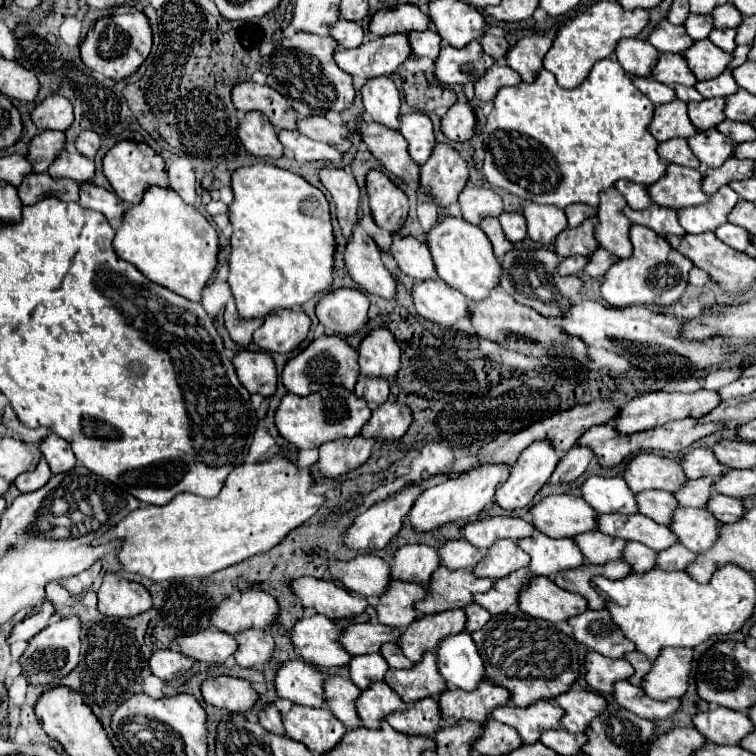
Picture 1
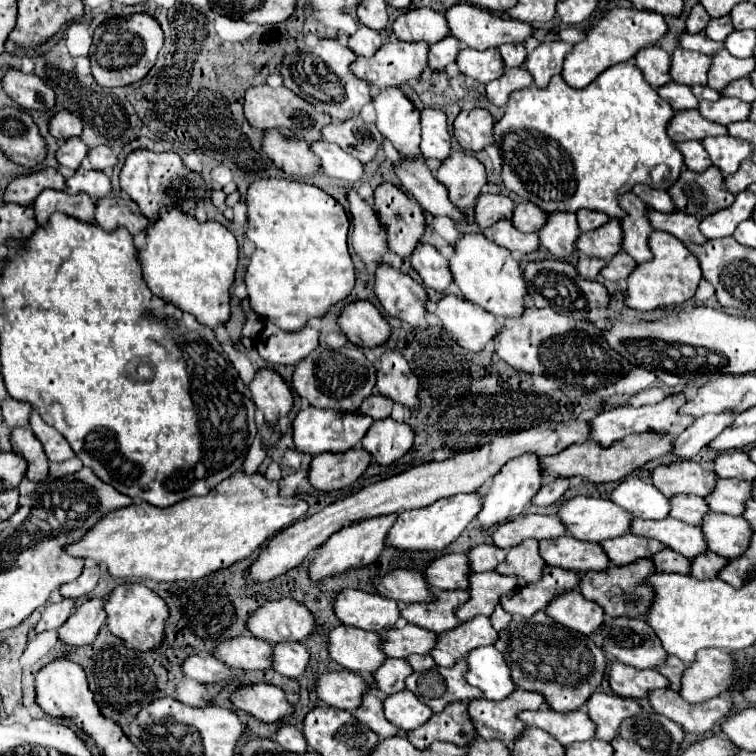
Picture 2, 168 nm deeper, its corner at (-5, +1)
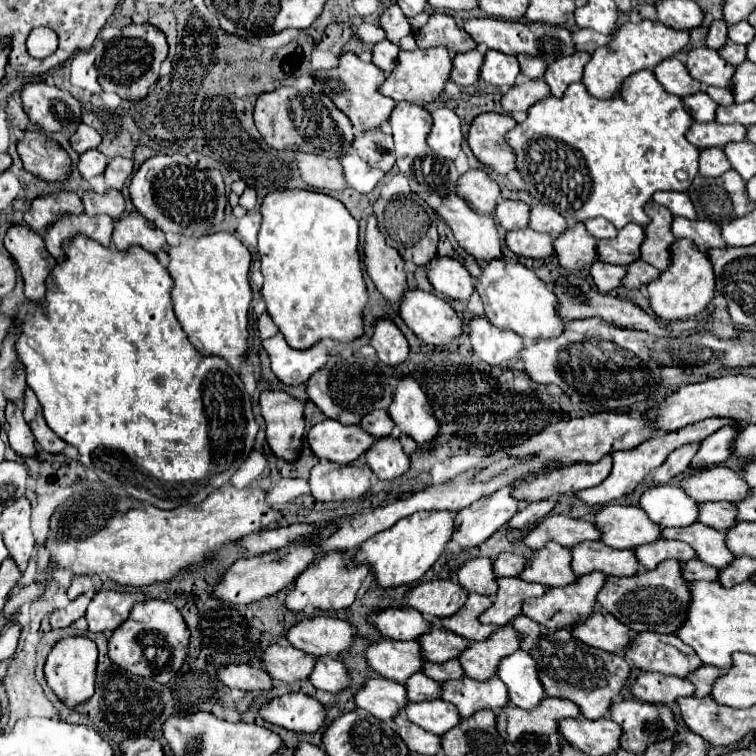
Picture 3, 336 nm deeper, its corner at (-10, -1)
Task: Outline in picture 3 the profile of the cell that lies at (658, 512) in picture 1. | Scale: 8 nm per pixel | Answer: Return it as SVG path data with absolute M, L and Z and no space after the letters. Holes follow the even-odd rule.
M731 502L699 504L699 522L715 530L729 530L733 524L737 524L737 504Z

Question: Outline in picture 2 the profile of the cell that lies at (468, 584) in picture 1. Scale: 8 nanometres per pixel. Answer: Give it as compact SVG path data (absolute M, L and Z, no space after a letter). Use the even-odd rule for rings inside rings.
M470 572L468 576L468 592L470 592L470 600L466 604L462 604L462 608L458 608L456 616L458 620L470 620L472 616L484 614L490 616L494 606L498 604L498 598L502 594L510 594L518 588L518 578L516 576L504 576L498 572L480 572L474 574Z

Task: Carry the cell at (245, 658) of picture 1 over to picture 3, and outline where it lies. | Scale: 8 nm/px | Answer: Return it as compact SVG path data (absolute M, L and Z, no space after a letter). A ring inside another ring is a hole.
M317 658L317 664L315 664L315 670L313 674L309 676L309 682L319 688L319 690L327 690L331 694L337 694L337 692L343 692L345 688L349 688L351 684L351 678L349 678L349 668L335 660L335 658Z

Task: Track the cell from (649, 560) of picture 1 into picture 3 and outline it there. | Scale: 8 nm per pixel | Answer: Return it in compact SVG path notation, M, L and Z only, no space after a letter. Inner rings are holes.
M699 558L689 560L683 564L683 576L687 582L697 582L697 580L707 580L707 582L717 582L719 578L719 568L707 566Z

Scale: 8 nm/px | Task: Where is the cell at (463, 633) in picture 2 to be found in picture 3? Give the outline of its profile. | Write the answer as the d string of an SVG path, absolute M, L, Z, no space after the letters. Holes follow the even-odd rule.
M503 626L495 634L491 634L489 640L483 642L471 642L471 646L459 656L459 662L465 668L465 676L485 680L497 676L499 662L507 656L519 650L521 636L515 628Z

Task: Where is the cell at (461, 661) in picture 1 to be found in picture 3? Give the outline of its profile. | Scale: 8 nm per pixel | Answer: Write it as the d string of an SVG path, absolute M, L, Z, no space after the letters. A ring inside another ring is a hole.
M517 650L501 660L499 678L509 688L511 704L519 708L535 708L547 696L537 670L537 662L523 650Z

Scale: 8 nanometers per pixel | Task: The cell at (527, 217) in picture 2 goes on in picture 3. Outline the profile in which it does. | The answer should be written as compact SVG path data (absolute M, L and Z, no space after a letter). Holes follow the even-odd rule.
M535 204L531 210L529 228L535 232L545 232L545 234L557 238L559 234L563 234L563 230L567 230L567 220L561 214L557 214L551 206Z

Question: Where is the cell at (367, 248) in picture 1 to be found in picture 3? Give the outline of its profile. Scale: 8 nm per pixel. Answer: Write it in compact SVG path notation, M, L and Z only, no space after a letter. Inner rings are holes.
M411 288L399 306L403 322L425 342L447 346L463 334L463 320L443 298Z

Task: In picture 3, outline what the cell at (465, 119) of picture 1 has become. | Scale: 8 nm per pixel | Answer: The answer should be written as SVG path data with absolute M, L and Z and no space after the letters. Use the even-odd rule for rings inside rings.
M487 112L479 114L469 130L467 142L475 158L499 176L507 176L517 168L515 152L505 142L505 134L513 130L515 124L517 122L509 114Z

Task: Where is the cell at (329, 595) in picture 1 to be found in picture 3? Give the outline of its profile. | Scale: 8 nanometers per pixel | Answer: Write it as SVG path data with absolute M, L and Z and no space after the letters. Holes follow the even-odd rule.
M413 608L381 610L377 614L371 614L369 622L375 624L383 636L393 640L417 640L433 628L431 622Z

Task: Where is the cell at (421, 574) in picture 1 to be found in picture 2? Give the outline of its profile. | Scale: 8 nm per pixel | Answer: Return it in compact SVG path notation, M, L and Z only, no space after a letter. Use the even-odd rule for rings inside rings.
M442 554L424 568L424 576L434 590L466 590L468 572L464 554Z

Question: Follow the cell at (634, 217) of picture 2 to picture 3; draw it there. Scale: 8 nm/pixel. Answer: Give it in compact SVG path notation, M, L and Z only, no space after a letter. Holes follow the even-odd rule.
M657 202L647 204L647 216L651 224L645 226L645 242L641 246L641 258L659 270L671 266L671 246L675 242L671 234L671 210L659 206Z

